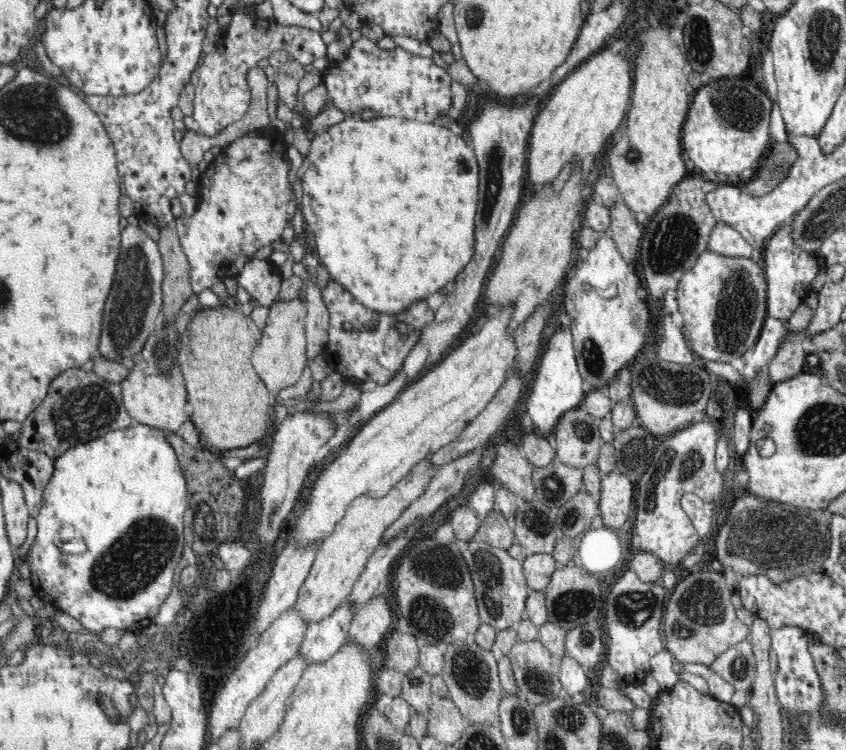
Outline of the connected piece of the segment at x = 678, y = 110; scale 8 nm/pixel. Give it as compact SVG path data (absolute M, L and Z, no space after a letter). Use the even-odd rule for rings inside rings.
M651 25L634 35L638 38L641 51L638 52L632 62L632 92L630 92L630 106L626 112L626 118L620 128L609 139L610 175L617 185L621 198L626 206L636 215L644 214L650 219L670 198L672 188L686 178L686 164L682 159L681 137L686 114L690 108L691 89L688 86L688 76L682 68L686 60L682 49L674 44L670 37L670 31L666 27L657 28Z

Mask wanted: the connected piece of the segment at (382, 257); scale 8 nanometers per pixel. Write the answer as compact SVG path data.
M384 116L363 120L359 117L345 118L325 132L312 134L308 156L308 168L304 172L302 185L303 215L308 231L316 242L320 264L326 267L329 277L343 286L366 308L382 314L398 314L430 294L436 294L454 284L456 276L474 256L474 220L478 208L478 161L474 149L468 148L462 136L436 124L412 120L405 116Z

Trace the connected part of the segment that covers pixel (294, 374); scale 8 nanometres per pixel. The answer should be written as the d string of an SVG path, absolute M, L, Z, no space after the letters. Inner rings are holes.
M298 298L291 301L274 302L268 306L266 327L261 331L261 342L256 346L251 358L257 375L266 384L267 390L277 394L282 389L294 386L307 367L305 301Z

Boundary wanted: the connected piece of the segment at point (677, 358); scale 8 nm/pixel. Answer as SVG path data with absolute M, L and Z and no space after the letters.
M670 316L662 320L662 340L658 346L658 354L668 363L692 365L694 363L693 351L682 334L682 325L676 326L674 322Z

